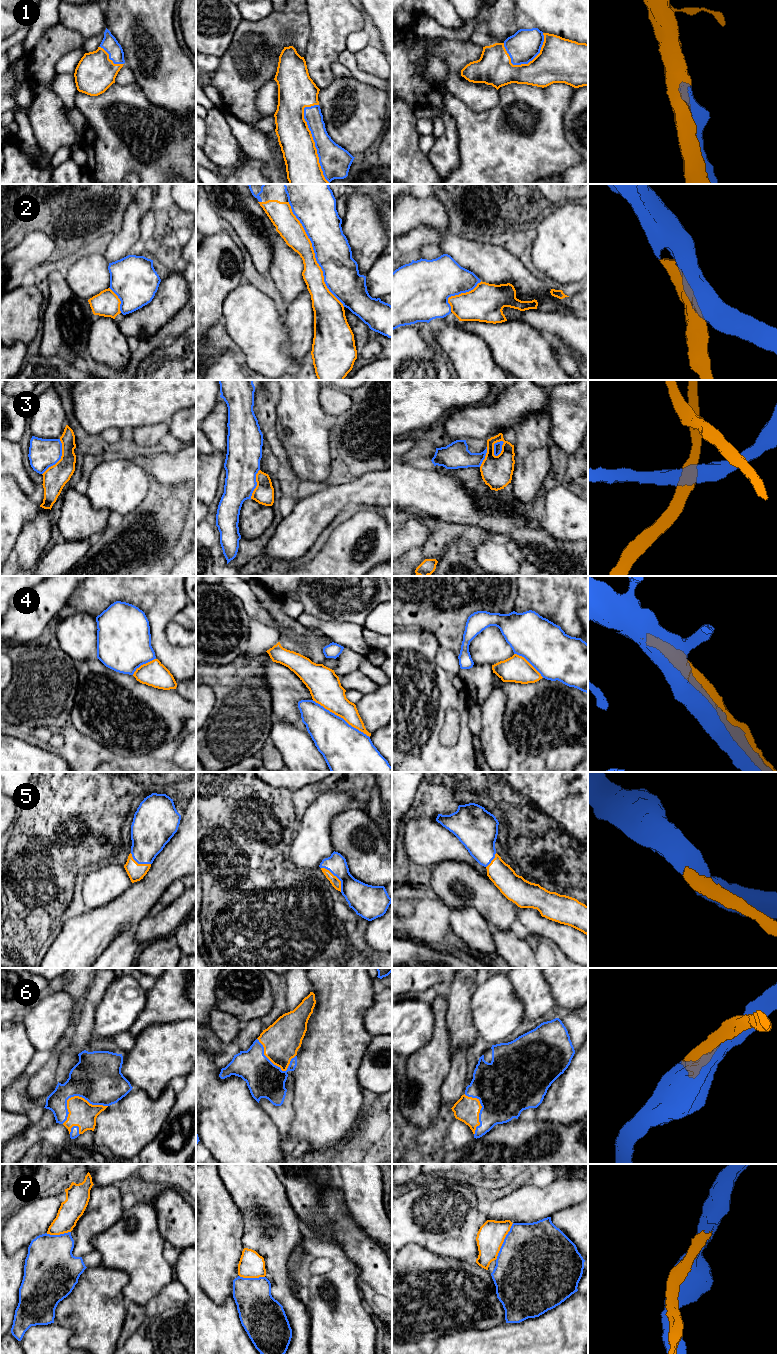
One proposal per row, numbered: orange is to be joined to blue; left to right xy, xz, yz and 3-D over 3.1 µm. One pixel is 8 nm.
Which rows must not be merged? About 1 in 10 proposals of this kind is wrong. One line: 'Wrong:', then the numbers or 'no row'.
Wrong: 3

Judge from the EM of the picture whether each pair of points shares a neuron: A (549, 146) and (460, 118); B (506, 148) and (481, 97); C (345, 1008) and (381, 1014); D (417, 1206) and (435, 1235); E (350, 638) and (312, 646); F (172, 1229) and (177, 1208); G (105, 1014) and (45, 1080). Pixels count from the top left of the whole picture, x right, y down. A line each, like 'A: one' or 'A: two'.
A: one
B: two
C: two
D: one
E: two
F: one
G: two

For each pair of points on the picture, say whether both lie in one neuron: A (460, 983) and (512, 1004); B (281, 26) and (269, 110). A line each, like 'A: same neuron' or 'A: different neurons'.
A: different neurons
B: different neurons

